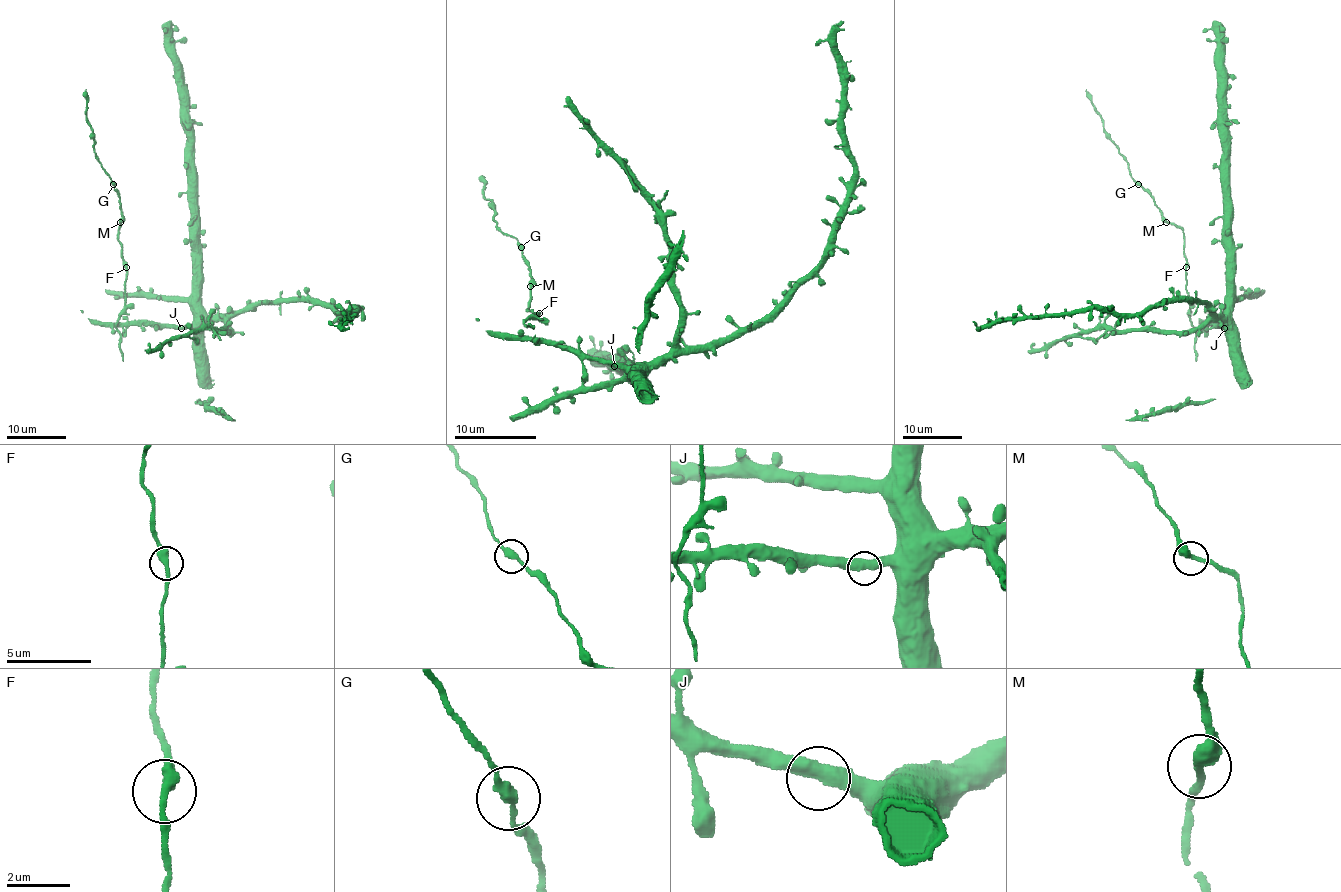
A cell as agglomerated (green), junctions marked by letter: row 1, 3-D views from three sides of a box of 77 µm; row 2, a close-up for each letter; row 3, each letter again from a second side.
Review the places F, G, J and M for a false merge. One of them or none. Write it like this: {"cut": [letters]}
{"cut": []}

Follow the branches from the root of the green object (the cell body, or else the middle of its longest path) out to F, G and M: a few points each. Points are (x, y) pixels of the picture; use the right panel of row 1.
F: (1221, 325), (1207, 324), (1198, 331), (1192, 324), (1186, 267)
G: (1221, 325), (1207, 324), (1198, 331), (1192, 324), (1186, 288), (1184, 233), (1162, 215), (1154, 200), (1138, 184)
M: (1221, 325), (1207, 324), (1198, 331), (1192, 324), (1186, 288), (1184, 233), (1166, 222)

